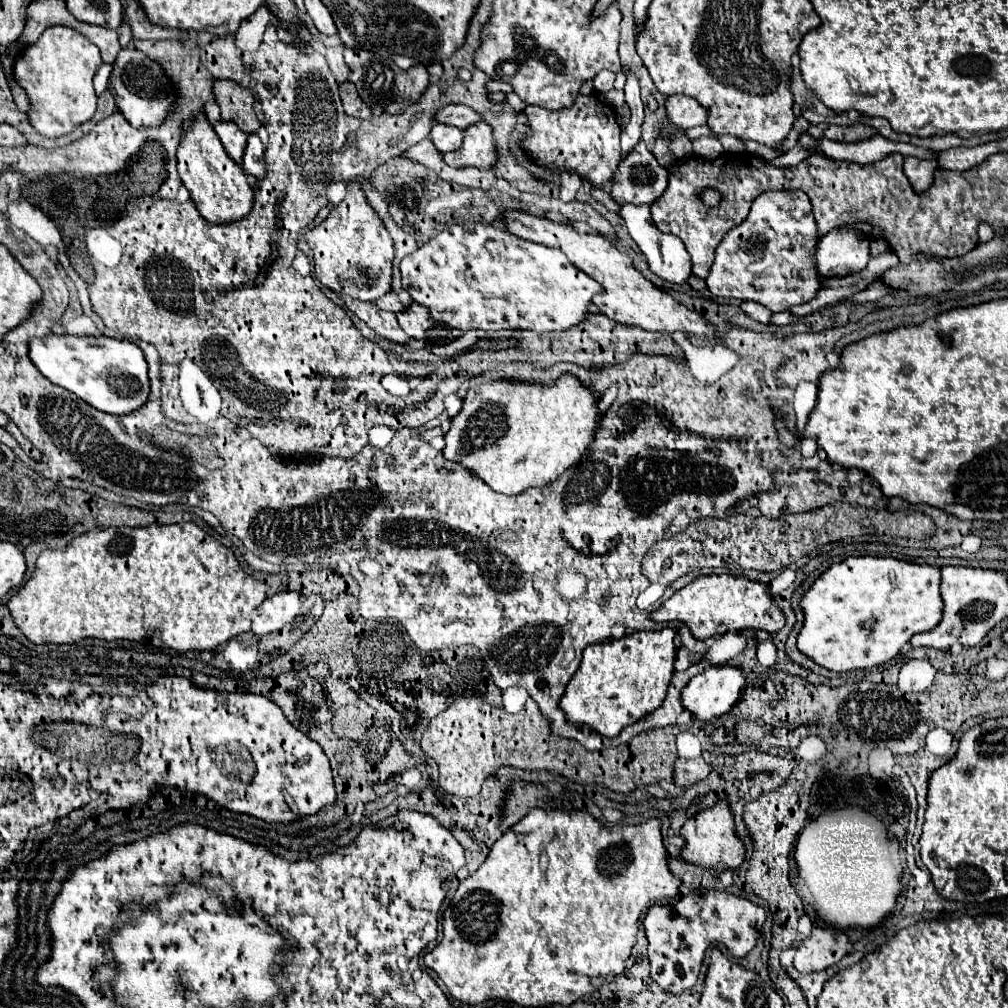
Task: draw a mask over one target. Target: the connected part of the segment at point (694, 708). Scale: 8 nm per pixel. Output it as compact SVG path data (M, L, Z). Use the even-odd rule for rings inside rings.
M713 665L697 673L681 691L681 701L697 719L711 721L729 713L745 693L745 677L739 667Z

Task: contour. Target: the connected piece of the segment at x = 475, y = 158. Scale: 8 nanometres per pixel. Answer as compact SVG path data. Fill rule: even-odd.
M479 121L479 125L469 125L465 129L465 143L457 151L445 153L443 159L451 167L491 169L497 159L491 127L483 121Z

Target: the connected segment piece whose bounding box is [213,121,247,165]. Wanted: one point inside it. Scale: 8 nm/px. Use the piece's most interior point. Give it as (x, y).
(234, 140)

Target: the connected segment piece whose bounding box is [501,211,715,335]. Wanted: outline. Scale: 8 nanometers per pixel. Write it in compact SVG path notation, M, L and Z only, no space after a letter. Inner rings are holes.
M503 211L501 221L505 229L509 233L515 233L517 237L541 243L545 247L561 249L577 269L581 269L583 273L599 281L605 291L599 293L599 297L595 297L593 303L599 309L599 313L607 315L609 319L615 319L627 325L637 325L647 331L661 331L661 333L683 331L691 335L713 335L715 327L711 323L707 323L695 311L683 307L669 293L657 289L651 281L647 281L633 267L631 259L625 253L621 253L607 237L597 233L579 233L569 223L557 223L557 221L551 221L549 217L539 217L527 211Z

